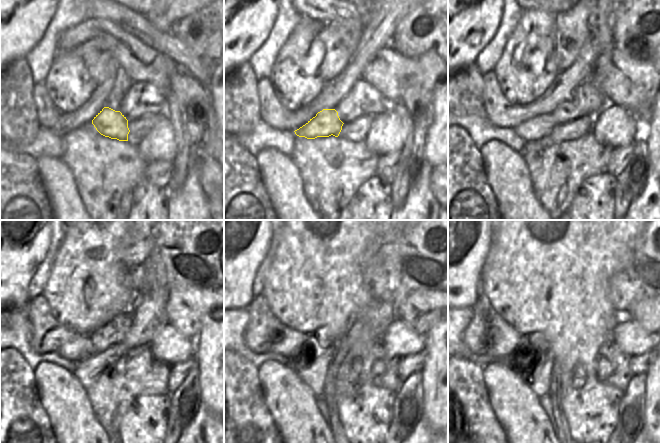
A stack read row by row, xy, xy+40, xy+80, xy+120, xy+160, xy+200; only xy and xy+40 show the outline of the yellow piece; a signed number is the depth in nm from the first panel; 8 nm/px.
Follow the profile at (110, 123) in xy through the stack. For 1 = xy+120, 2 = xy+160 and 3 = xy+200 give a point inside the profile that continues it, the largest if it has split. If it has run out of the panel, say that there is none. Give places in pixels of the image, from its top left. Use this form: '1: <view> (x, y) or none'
1: xy+120 (78, 348)
2: xy+160 (292, 342)
3: xy+200 (502, 340)

